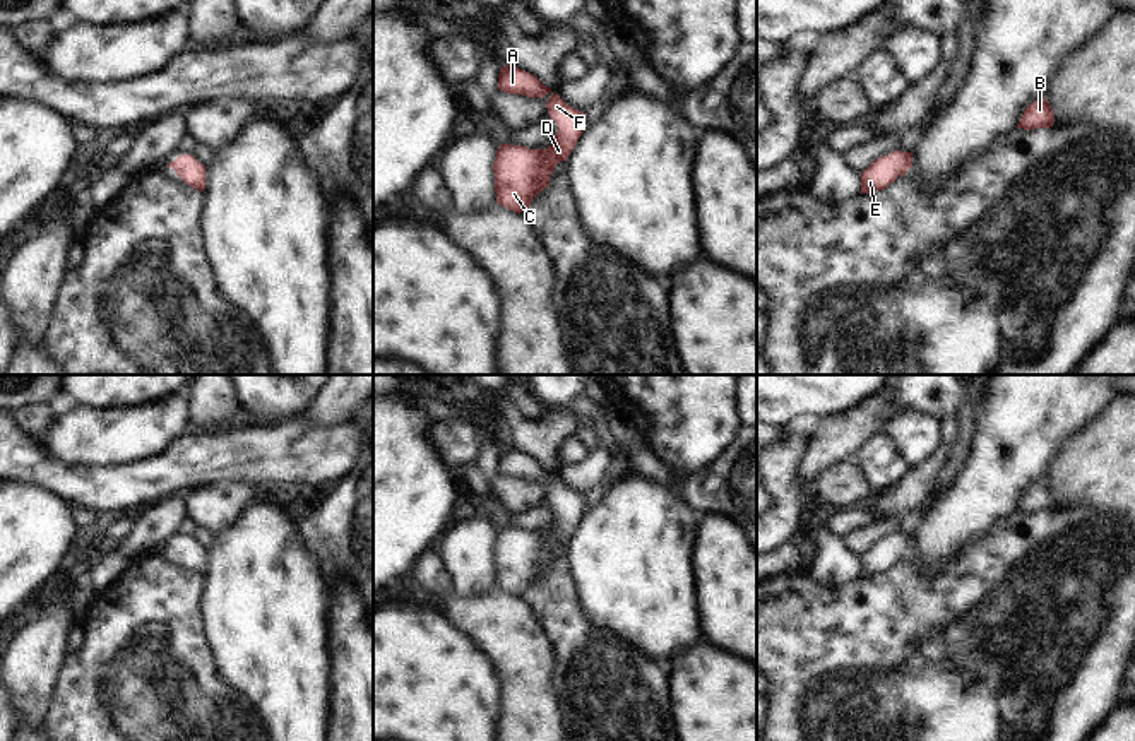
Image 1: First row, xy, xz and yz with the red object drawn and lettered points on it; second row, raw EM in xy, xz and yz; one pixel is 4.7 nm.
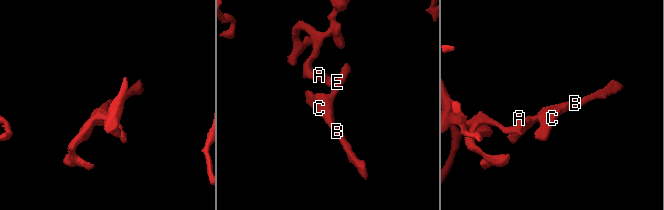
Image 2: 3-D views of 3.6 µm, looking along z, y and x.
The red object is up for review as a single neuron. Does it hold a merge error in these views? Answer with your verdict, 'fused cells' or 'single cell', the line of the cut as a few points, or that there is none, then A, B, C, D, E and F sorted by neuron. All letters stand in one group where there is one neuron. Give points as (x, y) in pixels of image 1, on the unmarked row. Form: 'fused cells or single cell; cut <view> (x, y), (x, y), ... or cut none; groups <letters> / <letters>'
single cell; cut none; groups A B C D E F

